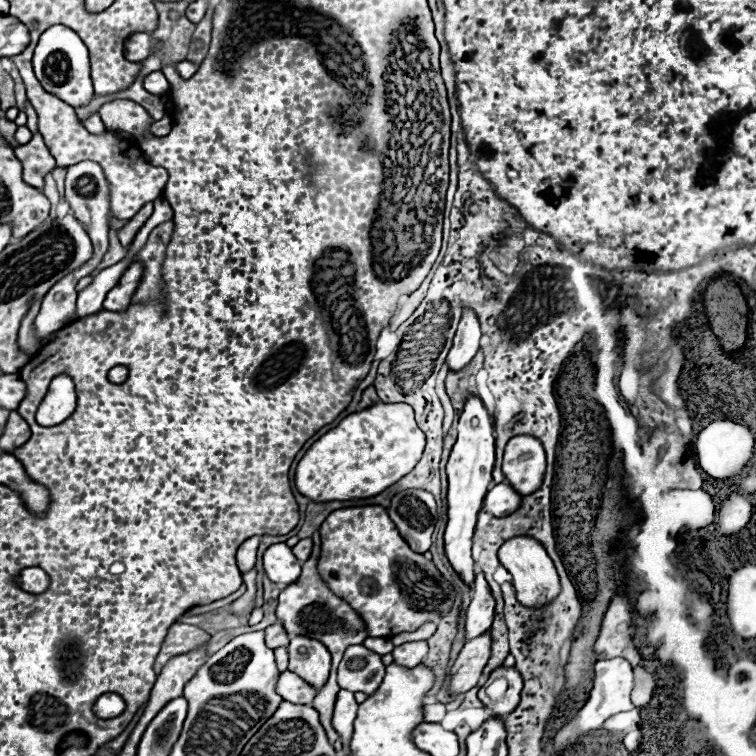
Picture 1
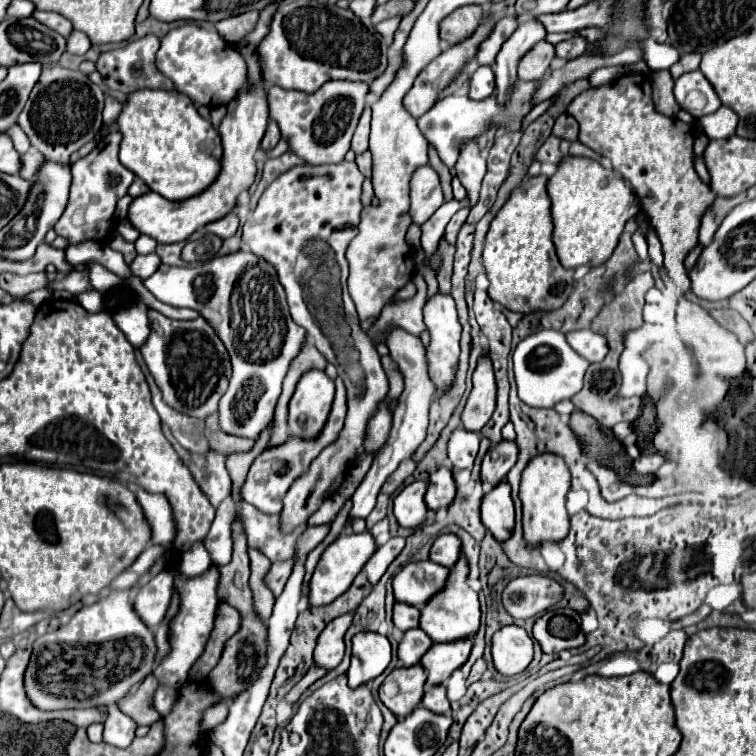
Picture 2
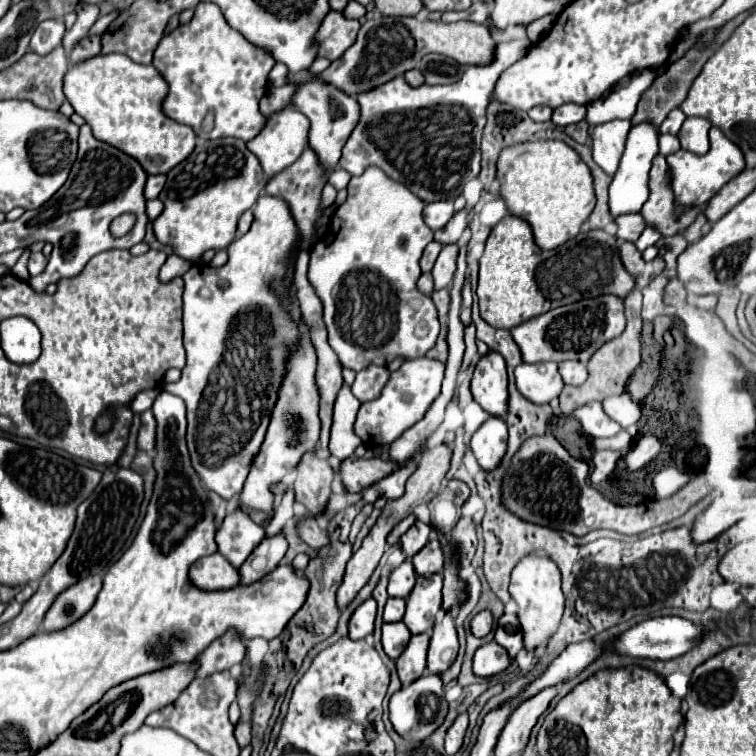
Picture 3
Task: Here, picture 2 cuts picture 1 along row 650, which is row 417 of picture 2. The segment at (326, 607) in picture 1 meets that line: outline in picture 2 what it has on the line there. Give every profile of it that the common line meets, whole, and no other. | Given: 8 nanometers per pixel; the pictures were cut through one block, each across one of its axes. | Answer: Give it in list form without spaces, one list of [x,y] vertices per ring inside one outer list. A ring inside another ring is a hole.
[[[337,377],[335,383],[335,396],[332,403],[332,412],[330,418],[324,426],[324,430],[320,432],[318,438],[314,440],[302,440],[302,438],[288,438],[282,446],[276,448],[268,448],[264,450],[260,456],[256,456],[256,460],[252,462],[248,474],[246,474],[246,482],[240,488],[240,496],[244,502],[256,506],[258,510],[262,510],[264,514],[278,514],[282,510],[282,498],[288,492],[290,484],[304,474],[304,470],[308,470],[310,462],[316,458],[316,454],[320,454],[320,450],[324,446],[328,446],[330,442],[334,442],[338,438],[338,432],[344,426],[344,418],[346,418],[346,388],[340,377]]]

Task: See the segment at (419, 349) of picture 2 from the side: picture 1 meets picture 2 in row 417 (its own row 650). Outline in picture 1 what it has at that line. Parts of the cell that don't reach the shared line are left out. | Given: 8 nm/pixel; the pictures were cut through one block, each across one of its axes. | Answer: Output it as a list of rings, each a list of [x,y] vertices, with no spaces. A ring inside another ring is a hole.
[[[424,640],[420,642],[406,642],[402,646],[396,646],[392,650],[394,654],[394,662],[400,664],[400,666],[406,666],[406,668],[414,668],[416,664],[424,662],[426,654],[428,654],[428,644]]]

